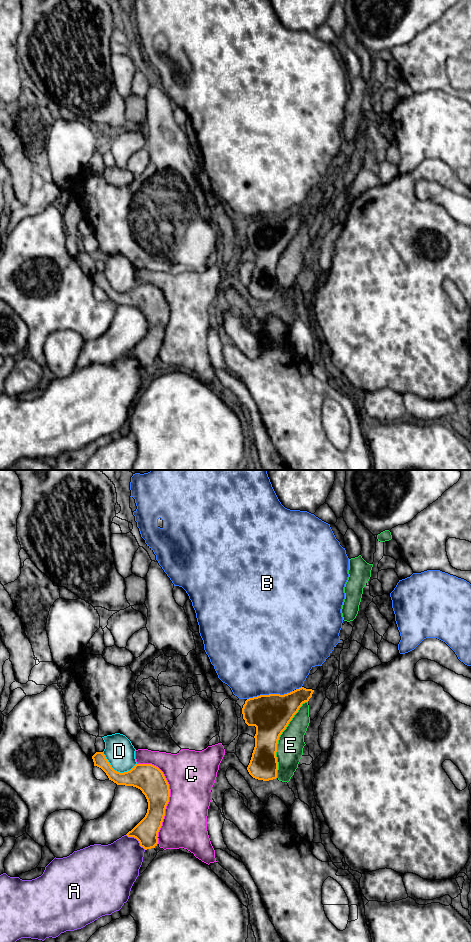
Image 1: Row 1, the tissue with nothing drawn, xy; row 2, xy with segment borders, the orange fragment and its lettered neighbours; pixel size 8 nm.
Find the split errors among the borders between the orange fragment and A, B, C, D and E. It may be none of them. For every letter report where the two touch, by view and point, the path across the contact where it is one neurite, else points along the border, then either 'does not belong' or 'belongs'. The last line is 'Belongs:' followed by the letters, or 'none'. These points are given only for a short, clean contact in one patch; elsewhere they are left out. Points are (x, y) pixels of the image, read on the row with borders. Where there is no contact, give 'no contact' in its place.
A: xy (137, 839) | does not belong
B: xy (269, 694) | does not belong
C: xy (169, 795) | does not belong
D: xy (116, 771) | does not belong
E: xy (278, 738) | does not belong
Belongs: none

